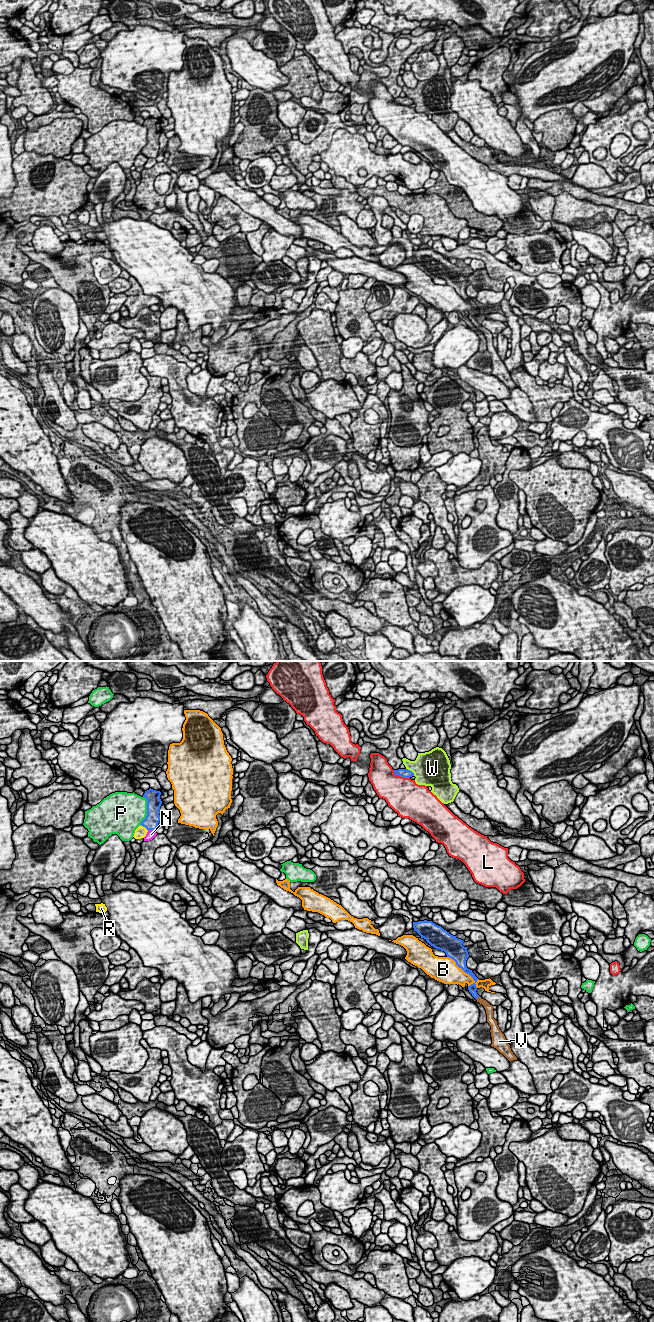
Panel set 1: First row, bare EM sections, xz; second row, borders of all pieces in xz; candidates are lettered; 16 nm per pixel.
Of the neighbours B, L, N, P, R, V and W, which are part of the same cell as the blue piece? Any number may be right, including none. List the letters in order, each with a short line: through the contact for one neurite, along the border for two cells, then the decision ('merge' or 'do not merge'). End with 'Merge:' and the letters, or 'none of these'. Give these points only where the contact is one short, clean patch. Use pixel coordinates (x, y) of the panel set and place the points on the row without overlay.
B: do not merge
L: do not merge
N: do not merge
P: do not merge
R: do not merge
V: xz (472, 316), (476, 326), (487, 334) | merge
W: do not merge
Merge: V

